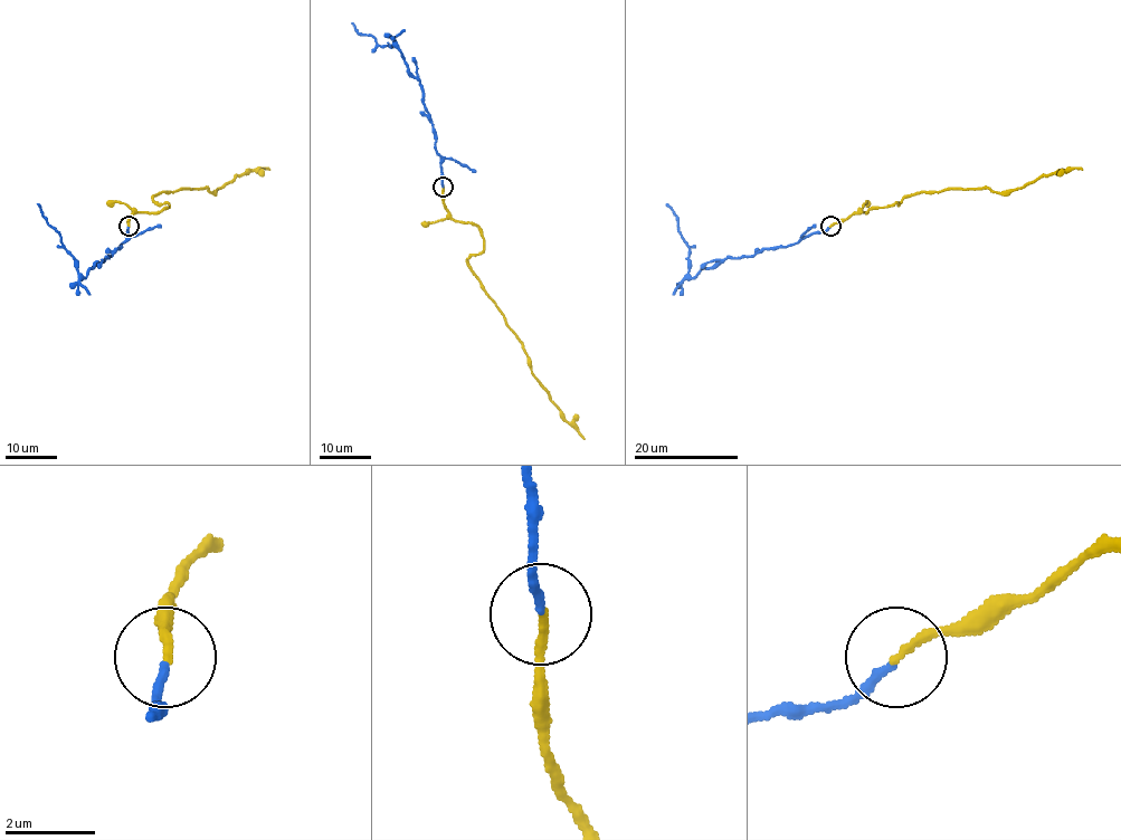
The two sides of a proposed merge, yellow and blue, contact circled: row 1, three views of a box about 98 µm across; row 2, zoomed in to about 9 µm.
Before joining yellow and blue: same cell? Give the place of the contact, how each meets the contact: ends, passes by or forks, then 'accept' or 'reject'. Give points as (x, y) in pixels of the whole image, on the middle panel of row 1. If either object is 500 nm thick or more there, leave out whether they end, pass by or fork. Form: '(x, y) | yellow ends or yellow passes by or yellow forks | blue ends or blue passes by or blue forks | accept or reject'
(443, 187) | yellow ends | blue ends | accept

